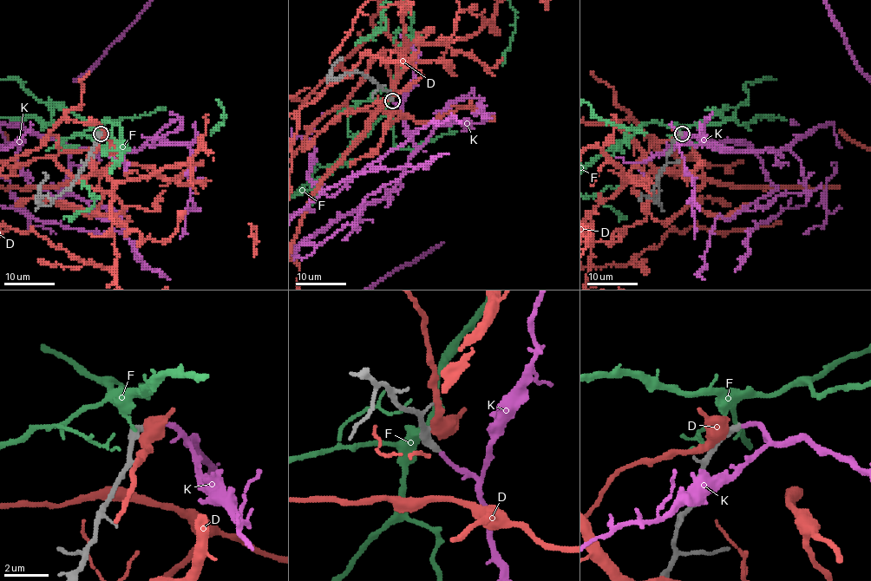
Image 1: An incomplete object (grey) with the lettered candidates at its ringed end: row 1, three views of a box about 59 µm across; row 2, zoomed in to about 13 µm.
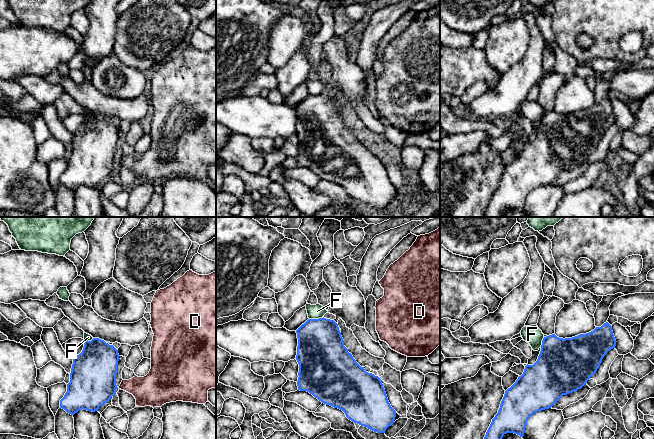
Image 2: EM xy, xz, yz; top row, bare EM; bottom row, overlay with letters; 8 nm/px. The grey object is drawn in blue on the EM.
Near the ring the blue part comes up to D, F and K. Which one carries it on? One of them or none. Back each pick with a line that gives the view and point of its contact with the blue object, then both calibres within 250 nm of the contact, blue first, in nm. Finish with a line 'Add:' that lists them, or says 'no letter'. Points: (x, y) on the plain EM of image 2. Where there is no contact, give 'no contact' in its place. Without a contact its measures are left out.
K: no contact
Add: K

